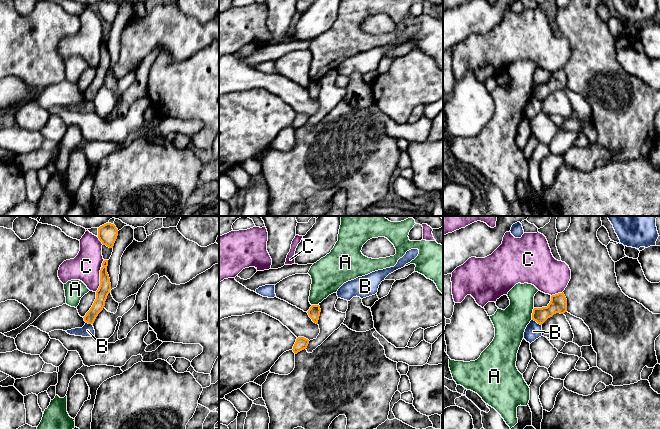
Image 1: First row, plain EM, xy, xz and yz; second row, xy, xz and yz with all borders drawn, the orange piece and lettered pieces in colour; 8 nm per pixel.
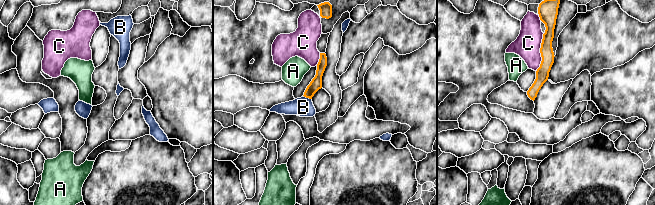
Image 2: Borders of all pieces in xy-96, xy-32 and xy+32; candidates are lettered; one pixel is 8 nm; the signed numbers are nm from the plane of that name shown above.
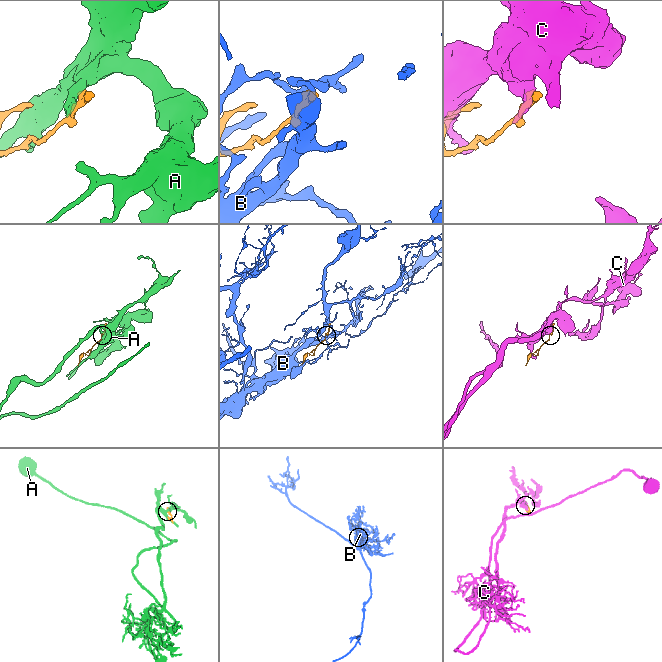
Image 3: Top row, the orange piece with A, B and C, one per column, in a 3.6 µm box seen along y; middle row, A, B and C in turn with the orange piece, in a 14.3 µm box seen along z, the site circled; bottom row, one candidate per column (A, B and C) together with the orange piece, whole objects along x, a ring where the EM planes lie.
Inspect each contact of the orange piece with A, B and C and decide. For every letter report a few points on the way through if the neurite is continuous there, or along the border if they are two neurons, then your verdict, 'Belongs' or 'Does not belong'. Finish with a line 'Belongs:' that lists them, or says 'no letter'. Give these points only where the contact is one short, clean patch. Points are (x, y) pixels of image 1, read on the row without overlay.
A: Does not belong
B: Boundary: yz (532, 95), (541, 101). Does not belong
C: Does not belong
Belongs: no letter

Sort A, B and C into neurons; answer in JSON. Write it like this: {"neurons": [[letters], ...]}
{"neurons": [["A"], ["B"], ["C"]]}

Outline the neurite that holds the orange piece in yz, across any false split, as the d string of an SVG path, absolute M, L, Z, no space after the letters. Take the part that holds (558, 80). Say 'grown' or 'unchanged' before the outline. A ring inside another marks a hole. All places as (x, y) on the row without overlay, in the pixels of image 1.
unchanged; M558 69L551 72L551 77L547 83L534 84L532 96L542 101L548 94L556 89L564 90L567 87L567 75L564 69Z

